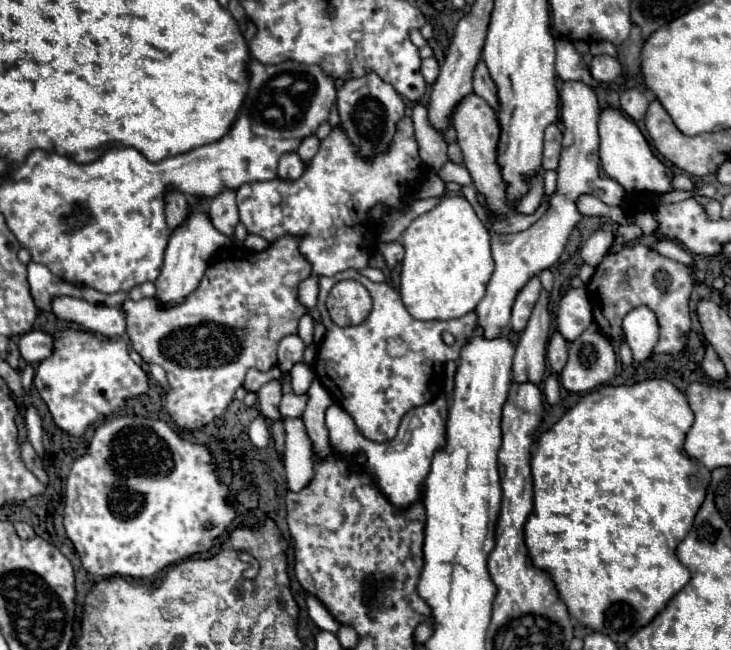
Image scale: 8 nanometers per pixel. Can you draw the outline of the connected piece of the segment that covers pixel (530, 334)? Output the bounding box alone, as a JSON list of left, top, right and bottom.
[513,289,551,383]

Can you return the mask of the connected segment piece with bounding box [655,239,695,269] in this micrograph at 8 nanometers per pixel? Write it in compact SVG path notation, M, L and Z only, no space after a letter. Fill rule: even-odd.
M657 239L655 249L657 249L661 255L665 255L665 257L669 257L669 259L675 259L675 261L691 267L691 269L695 267L695 257L693 257L689 251L681 249L677 243L669 241L669 239Z

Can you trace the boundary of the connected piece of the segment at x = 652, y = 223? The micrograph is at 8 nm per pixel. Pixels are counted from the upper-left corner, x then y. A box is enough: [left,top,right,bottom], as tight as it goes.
[635,210,658,235]

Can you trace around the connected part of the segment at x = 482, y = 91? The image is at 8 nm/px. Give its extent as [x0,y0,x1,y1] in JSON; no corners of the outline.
[473,61,499,109]

